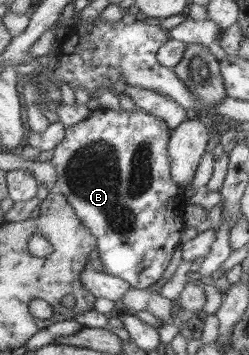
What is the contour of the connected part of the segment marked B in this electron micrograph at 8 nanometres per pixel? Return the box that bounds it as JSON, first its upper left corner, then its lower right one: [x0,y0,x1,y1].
[50,103,186,289]

